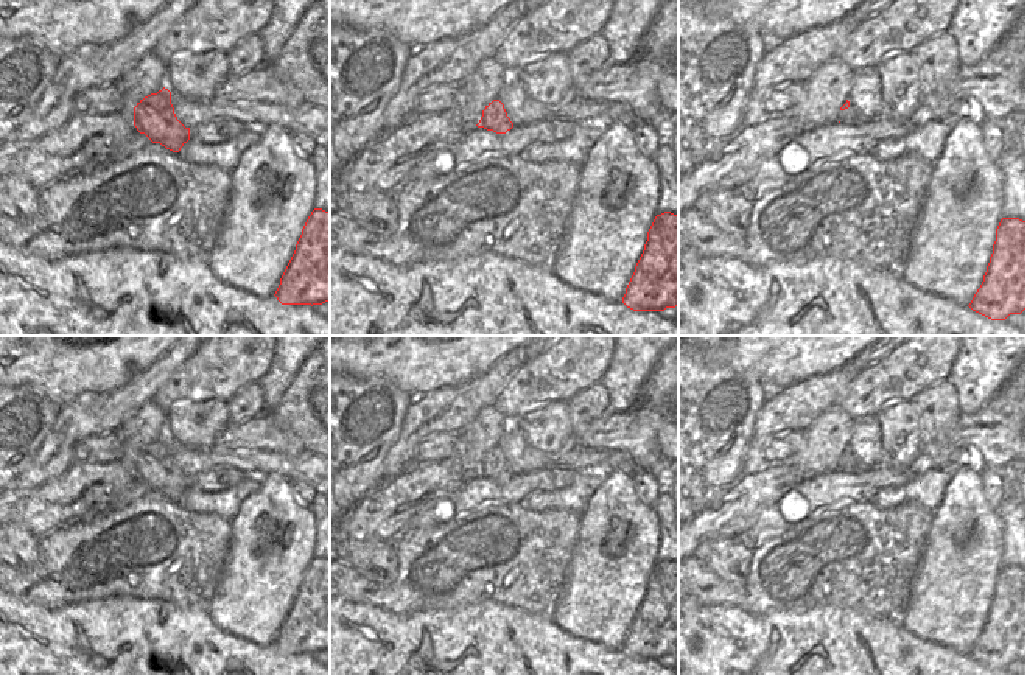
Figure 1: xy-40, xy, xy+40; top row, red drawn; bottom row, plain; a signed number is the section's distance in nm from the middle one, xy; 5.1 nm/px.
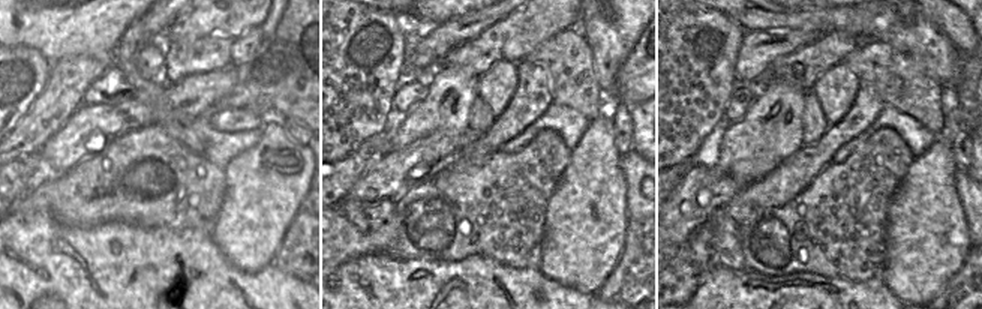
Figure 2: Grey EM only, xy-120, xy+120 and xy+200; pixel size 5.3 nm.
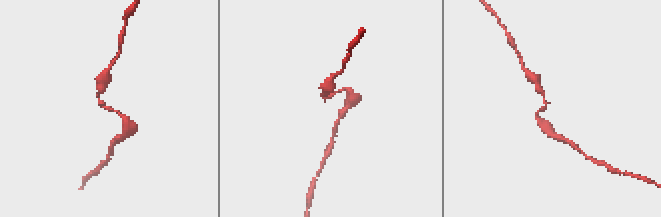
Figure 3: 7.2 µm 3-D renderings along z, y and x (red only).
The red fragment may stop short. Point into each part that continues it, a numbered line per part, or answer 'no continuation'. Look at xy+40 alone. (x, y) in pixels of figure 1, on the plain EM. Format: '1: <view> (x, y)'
no continuation

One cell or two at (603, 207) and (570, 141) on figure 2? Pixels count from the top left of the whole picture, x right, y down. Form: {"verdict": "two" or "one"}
{"verdict": "two"}

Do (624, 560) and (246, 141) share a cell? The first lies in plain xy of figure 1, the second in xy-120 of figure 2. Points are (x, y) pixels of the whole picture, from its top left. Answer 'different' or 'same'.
different

